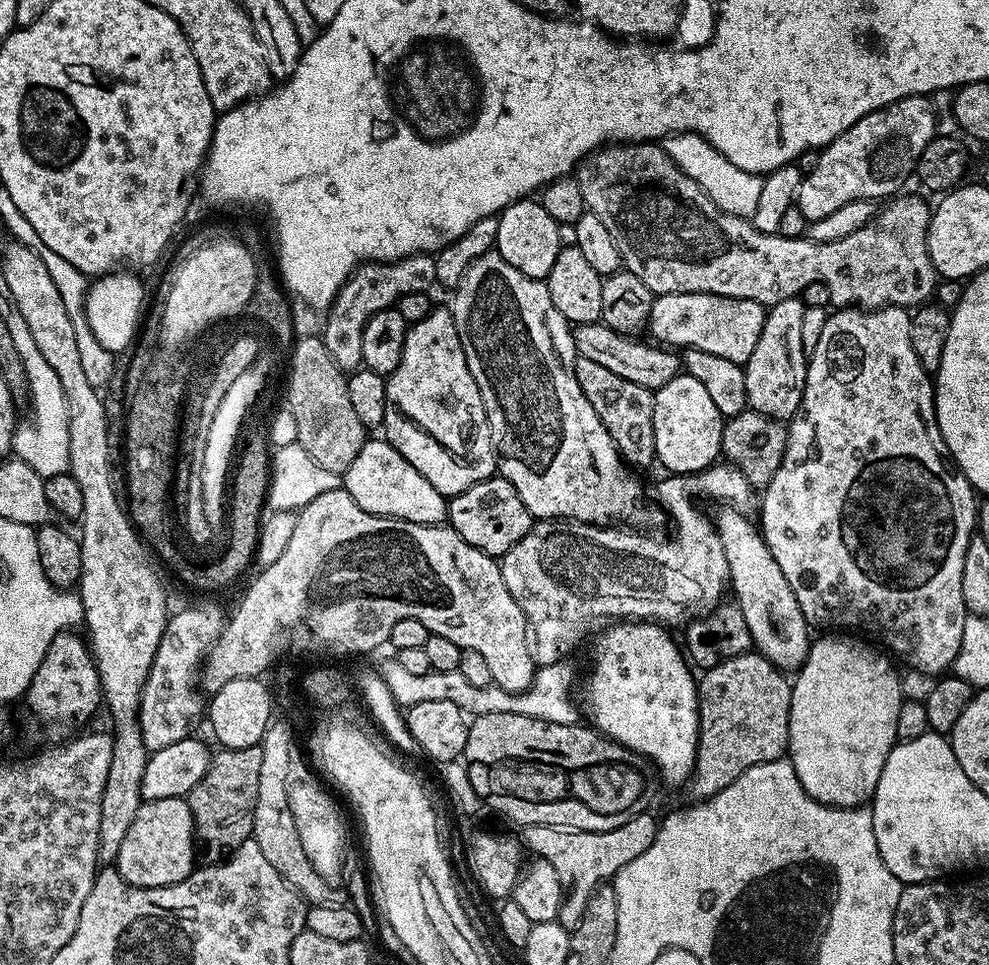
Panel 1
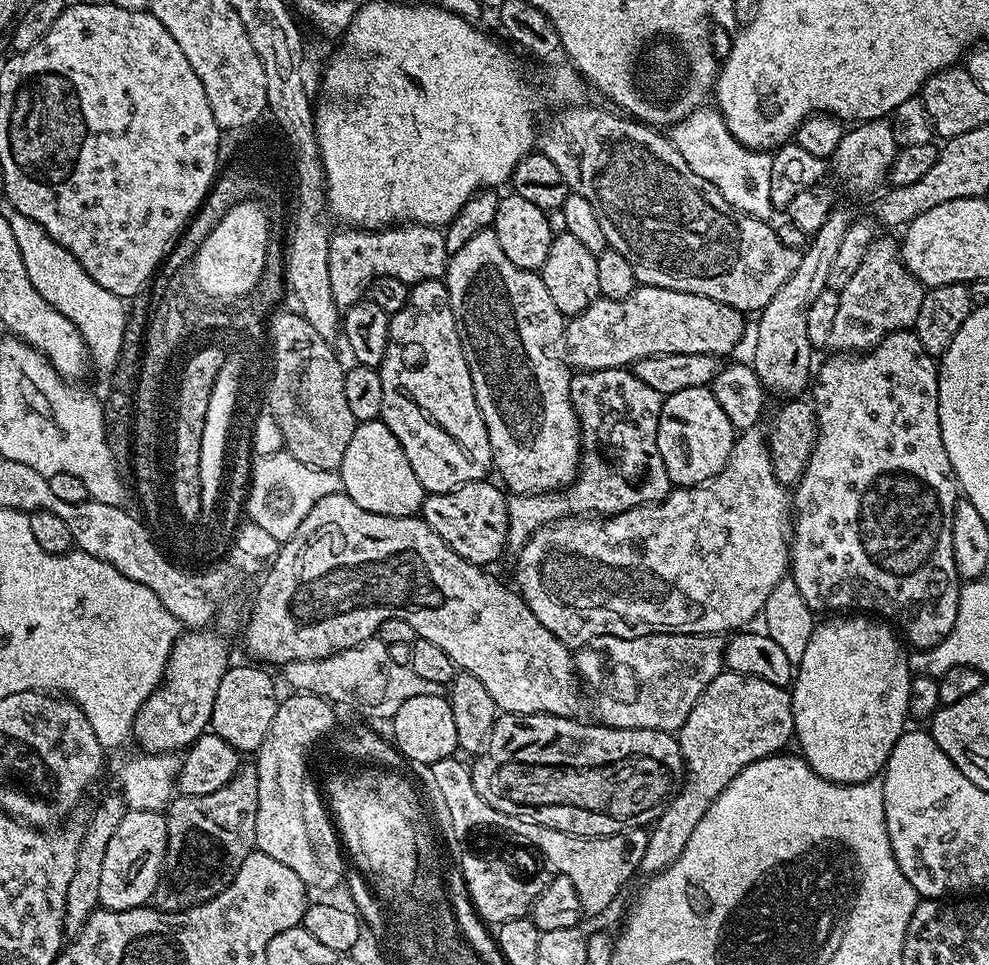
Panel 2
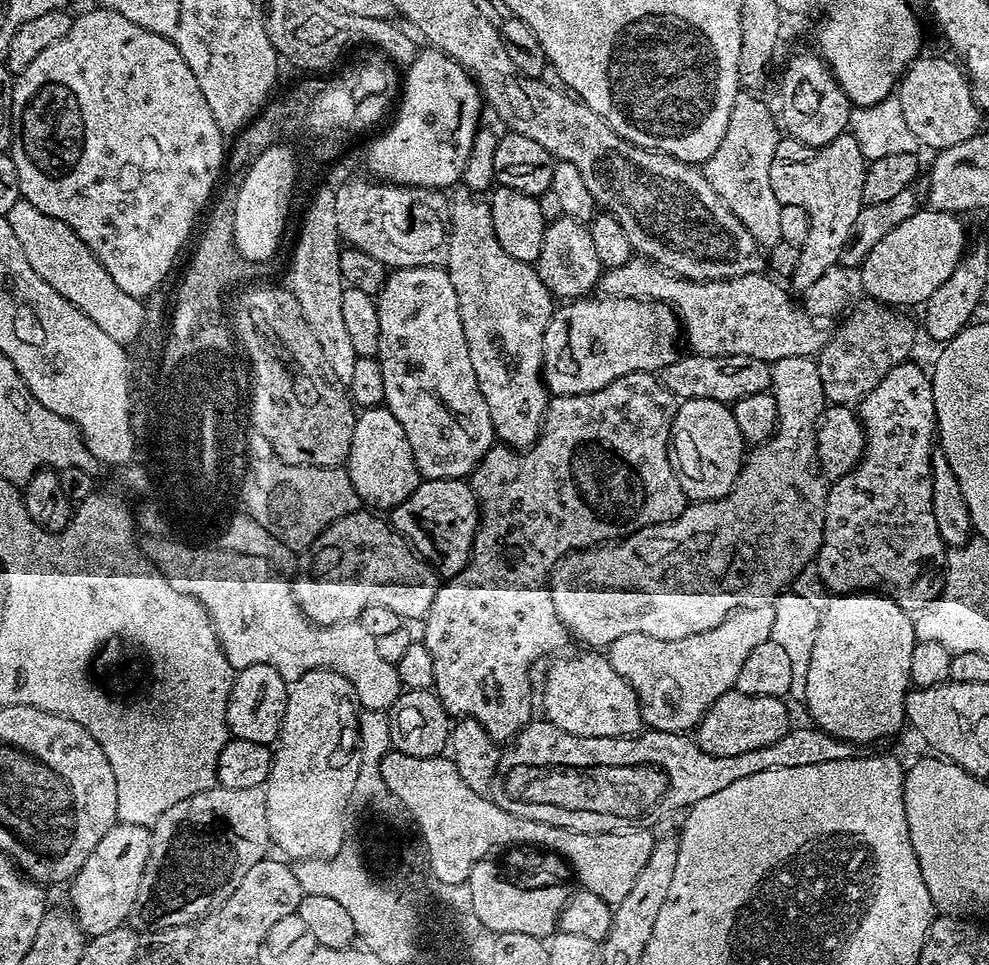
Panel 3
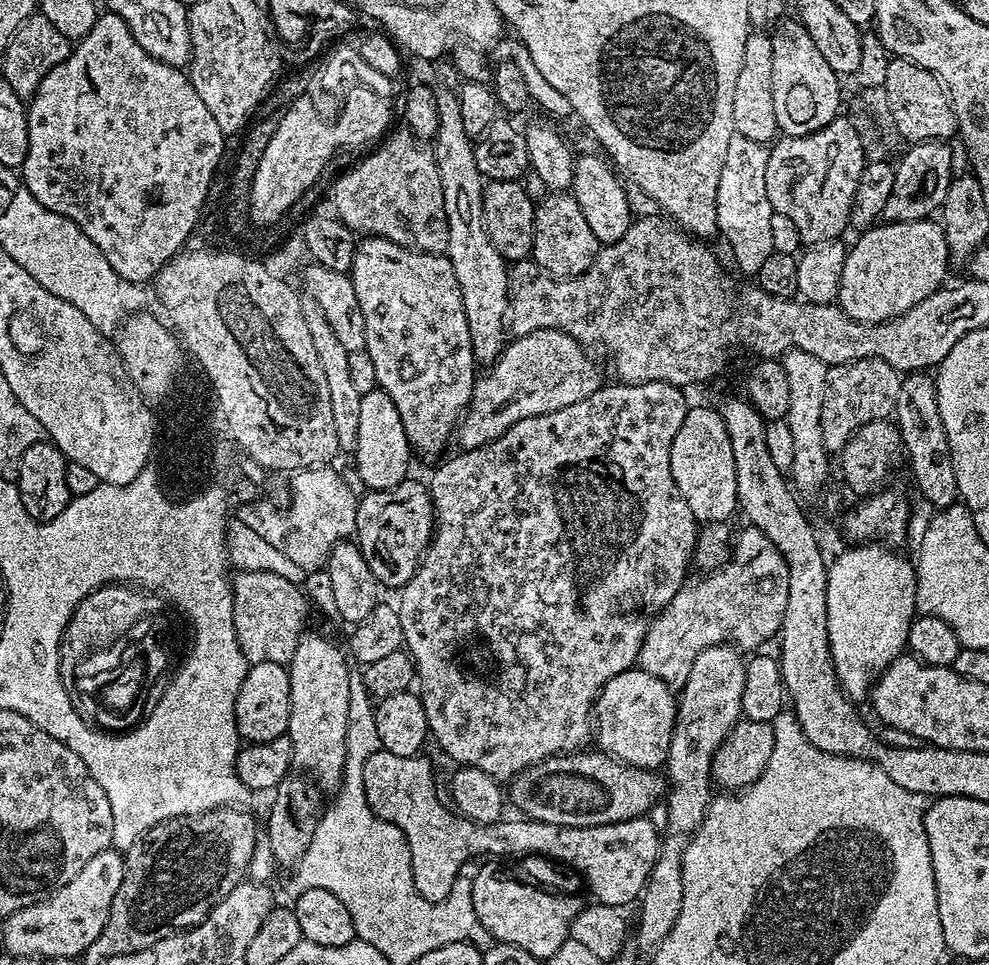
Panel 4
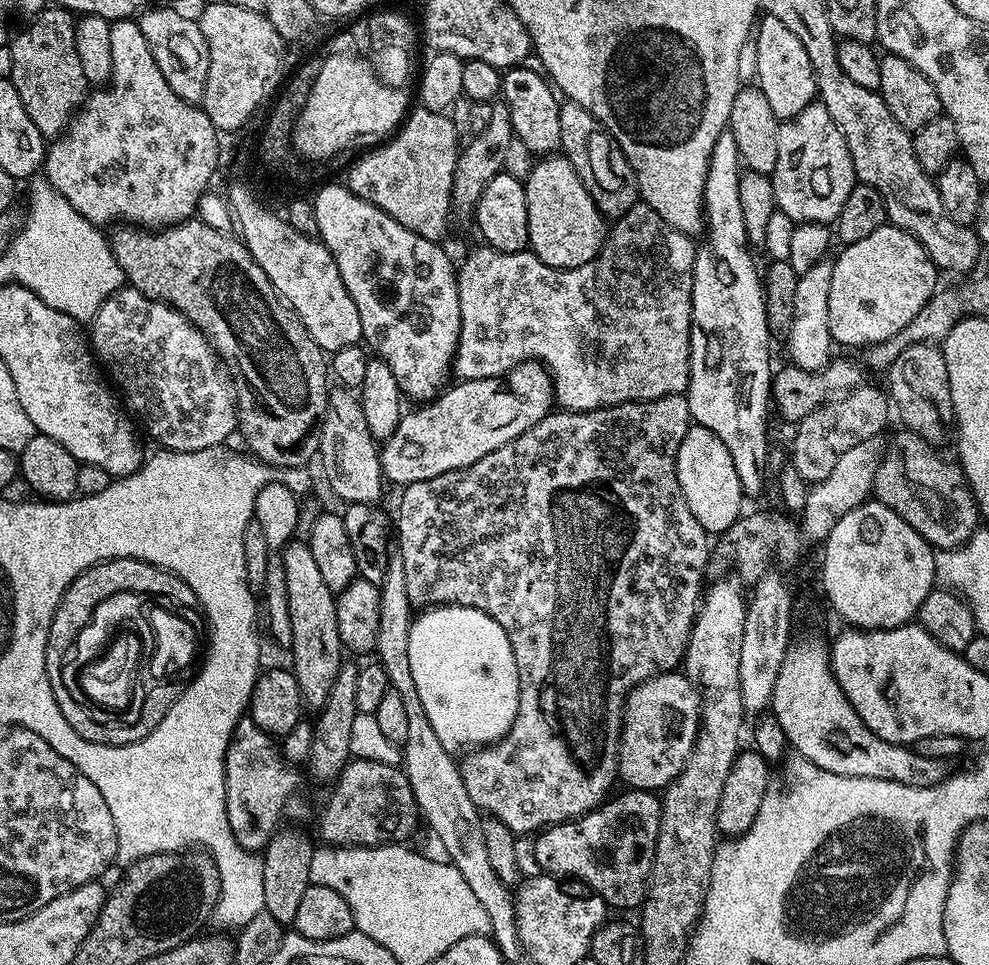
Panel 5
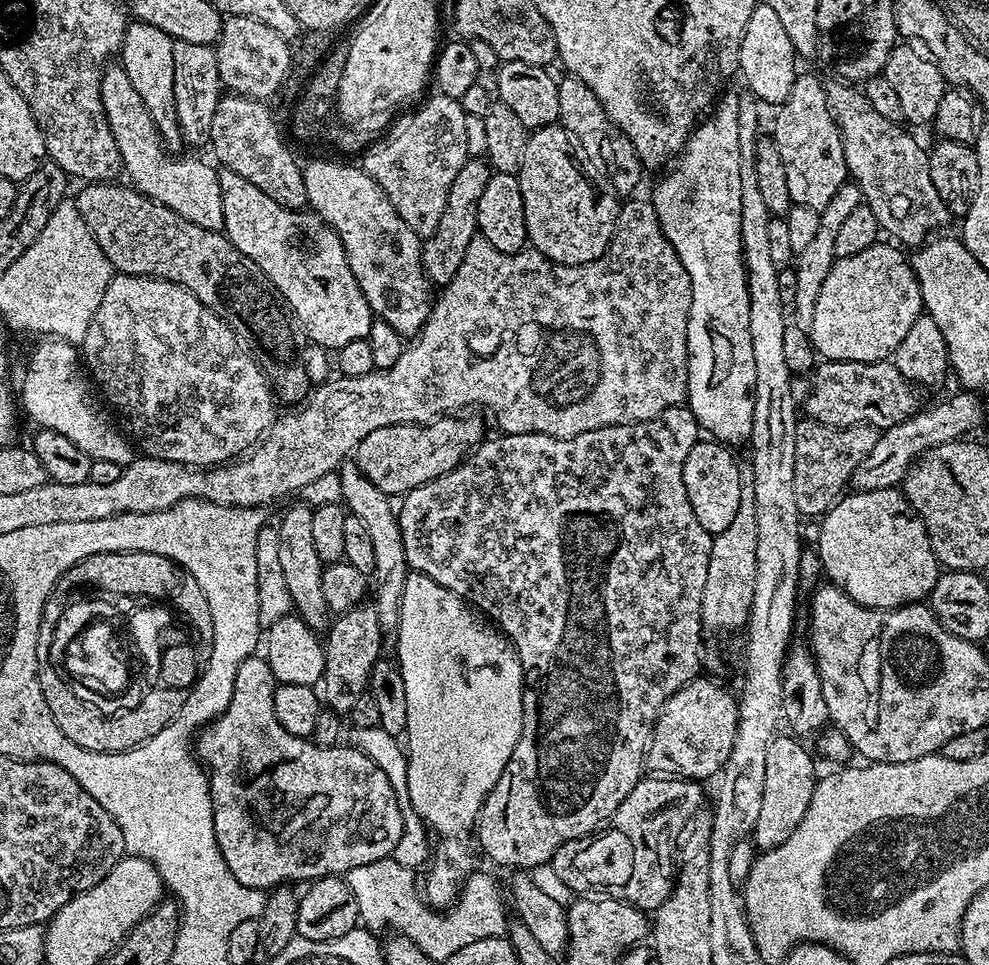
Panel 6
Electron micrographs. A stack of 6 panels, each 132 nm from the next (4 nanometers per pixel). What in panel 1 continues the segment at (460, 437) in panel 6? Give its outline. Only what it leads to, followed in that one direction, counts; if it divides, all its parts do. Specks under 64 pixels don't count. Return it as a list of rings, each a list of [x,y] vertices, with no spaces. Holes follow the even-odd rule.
[[[666,292],[653,299],[647,331],[652,332],[651,339],[661,345],[671,346],[676,350],[706,350],[706,354],[718,354],[718,358],[730,358],[730,362],[743,366],[748,363],[750,354],[754,354],[754,346],[758,346],[765,315],[765,305],[746,298],[726,298],[701,292]]]

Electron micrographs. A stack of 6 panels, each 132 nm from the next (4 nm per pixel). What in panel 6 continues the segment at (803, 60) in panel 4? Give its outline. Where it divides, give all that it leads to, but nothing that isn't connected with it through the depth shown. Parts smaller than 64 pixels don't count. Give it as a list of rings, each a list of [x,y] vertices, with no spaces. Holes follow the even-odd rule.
[[[758,2],[754,6],[754,14],[750,14],[750,22],[746,22],[746,34],[742,34],[742,47],[737,64],[741,77],[744,76],[749,93],[753,94],[765,105],[779,106],[788,100],[793,82],[798,75],[796,69],[798,57],[786,34],[785,27],[773,7]]]

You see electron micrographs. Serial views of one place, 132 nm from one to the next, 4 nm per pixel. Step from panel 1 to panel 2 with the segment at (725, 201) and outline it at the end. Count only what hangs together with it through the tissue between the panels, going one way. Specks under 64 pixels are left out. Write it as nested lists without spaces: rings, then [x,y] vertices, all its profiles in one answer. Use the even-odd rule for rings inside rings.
[[[715,106],[696,108],[685,120],[679,120],[667,129],[666,135],[671,140],[674,150],[682,154],[686,166],[706,178],[730,202],[732,208],[753,216],[759,220],[771,221],[774,209],[770,202],[770,166],[773,153],[758,148],[747,148],[730,134],[720,109]]]

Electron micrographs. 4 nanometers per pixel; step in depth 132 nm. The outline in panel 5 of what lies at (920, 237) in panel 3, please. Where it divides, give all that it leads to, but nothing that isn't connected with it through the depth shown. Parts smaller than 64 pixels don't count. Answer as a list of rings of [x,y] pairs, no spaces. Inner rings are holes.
[[[885,222],[871,234],[853,244],[841,247],[840,257],[834,260],[834,278],[830,282],[830,334],[837,345],[863,350],[870,344],[886,342],[894,338],[926,306],[926,302],[937,291],[936,276],[938,269],[934,261],[926,254],[922,242],[906,230],[895,228],[891,222]]]

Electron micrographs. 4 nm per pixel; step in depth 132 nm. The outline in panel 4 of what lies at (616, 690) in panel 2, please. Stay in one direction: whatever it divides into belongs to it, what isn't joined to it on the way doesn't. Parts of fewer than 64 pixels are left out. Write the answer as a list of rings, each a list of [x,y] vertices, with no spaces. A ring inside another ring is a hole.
[[[752,525],[744,528],[741,533],[735,535],[728,560],[719,568],[701,575],[704,576],[701,580],[693,579],[685,583],[672,601],[657,615],[660,617],[652,625],[647,625],[640,647],[638,667],[646,674],[652,674],[654,678],[666,682],[673,690],[684,687],[686,678],[690,678],[690,666],[694,666],[694,658],[698,658],[702,650],[730,643],[743,651],[752,652],[756,650],[754,648],[779,635],[789,602],[789,566],[784,555],[770,542],[770,538],[764,532]]]

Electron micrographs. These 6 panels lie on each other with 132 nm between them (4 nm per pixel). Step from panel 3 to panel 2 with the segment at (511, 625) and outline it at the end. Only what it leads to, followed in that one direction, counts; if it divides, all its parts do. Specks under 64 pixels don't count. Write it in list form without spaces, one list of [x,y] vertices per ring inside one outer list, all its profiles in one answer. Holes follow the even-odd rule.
[[[611,368],[610,370],[594,370],[593,372],[577,371],[570,382],[570,402],[576,411],[576,417],[580,423],[580,443],[582,451],[580,453],[580,466],[578,475],[567,488],[558,492],[538,492],[535,494],[516,494],[508,501],[508,548],[519,550],[524,547],[524,543],[543,528],[545,524],[559,522],[565,518],[584,518],[589,514],[595,514],[600,518],[617,516],[619,512],[625,512],[631,508],[637,508],[643,504],[656,504],[664,500],[668,493],[672,491],[674,485],[670,474],[666,470],[666,462],[662,462],[662,454],[658,454],[658,418],[664,405],[664,397],[658,394],[658,390],[653,390],[651,386],[646,386],[642,378],[635,376],[628,368]]]

